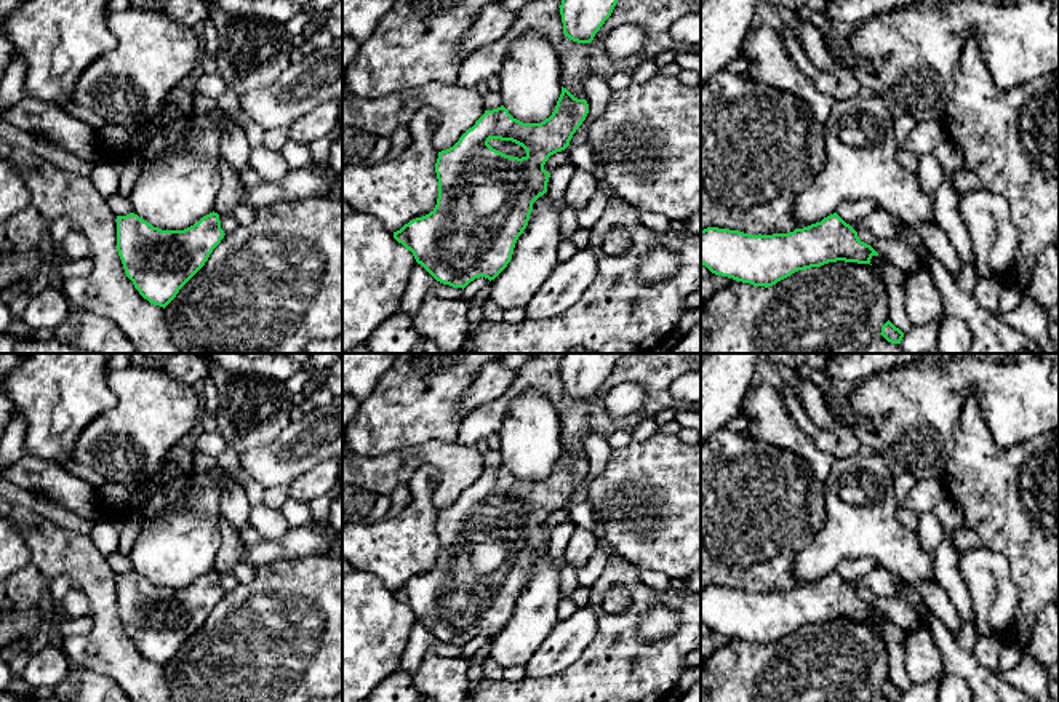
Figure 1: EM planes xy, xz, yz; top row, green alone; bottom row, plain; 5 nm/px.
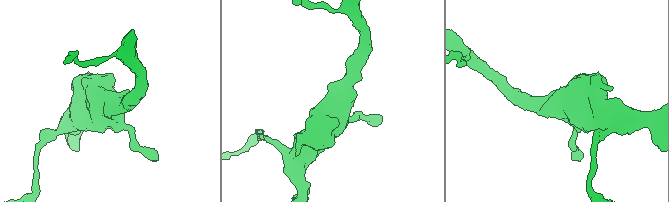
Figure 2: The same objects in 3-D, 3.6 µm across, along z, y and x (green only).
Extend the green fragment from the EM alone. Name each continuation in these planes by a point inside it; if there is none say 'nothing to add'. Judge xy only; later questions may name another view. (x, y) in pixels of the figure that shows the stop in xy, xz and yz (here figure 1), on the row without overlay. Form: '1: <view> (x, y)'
nothing to add

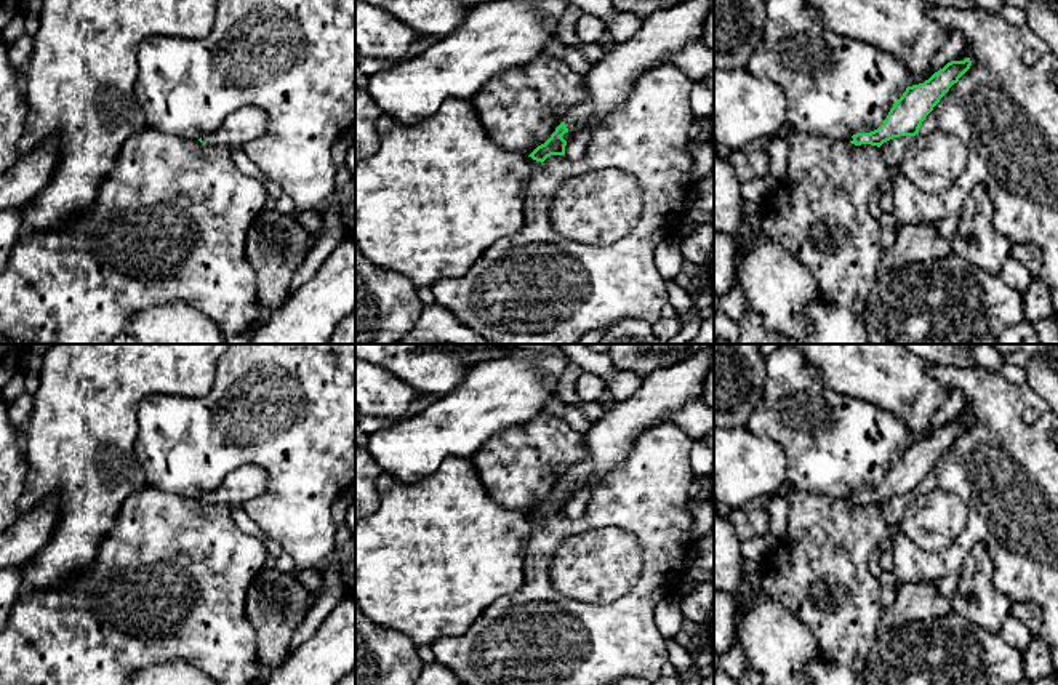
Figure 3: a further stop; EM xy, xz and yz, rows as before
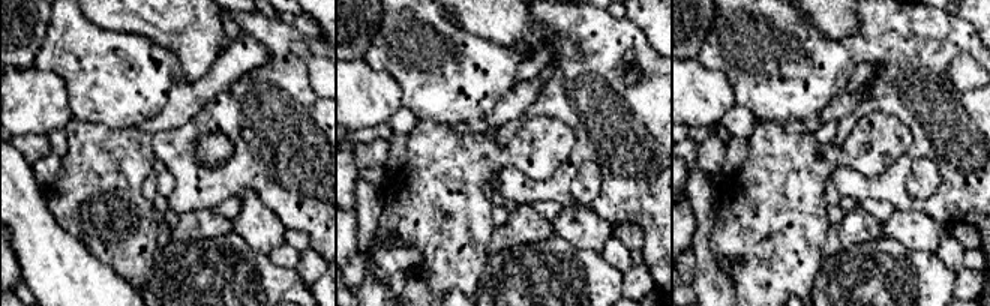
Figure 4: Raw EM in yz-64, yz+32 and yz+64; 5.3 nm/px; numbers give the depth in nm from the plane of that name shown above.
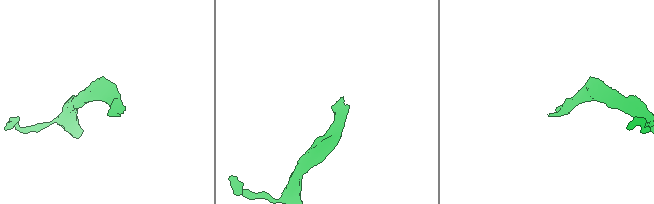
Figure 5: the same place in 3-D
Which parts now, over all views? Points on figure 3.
1: xz (610, 440)

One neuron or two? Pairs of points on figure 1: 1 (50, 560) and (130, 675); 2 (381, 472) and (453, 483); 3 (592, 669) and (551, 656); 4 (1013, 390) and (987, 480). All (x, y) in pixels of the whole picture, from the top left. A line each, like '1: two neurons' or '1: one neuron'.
1: one neuron
2: one neuron
3: two neurons
4: two neurons

